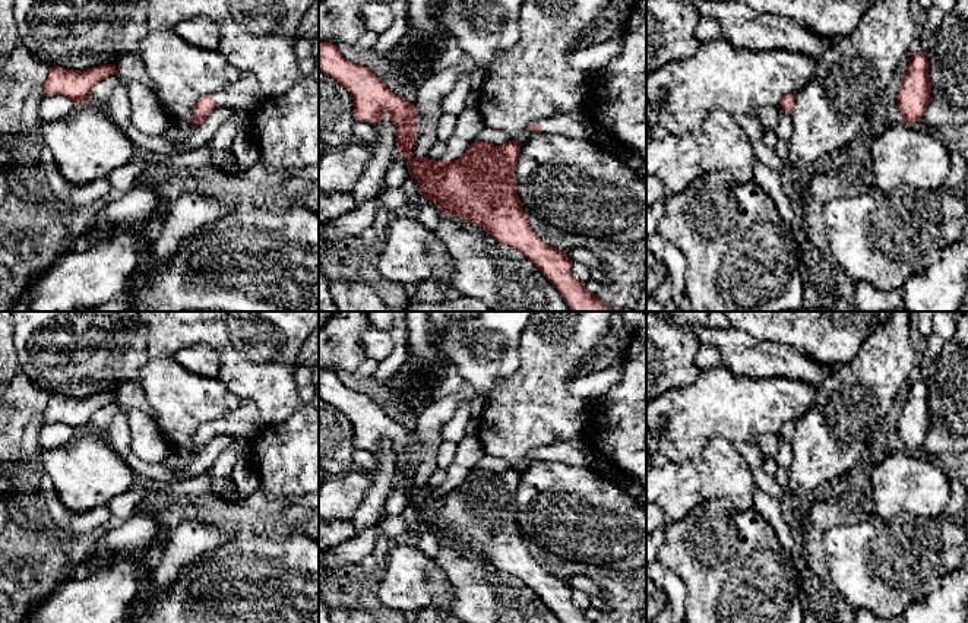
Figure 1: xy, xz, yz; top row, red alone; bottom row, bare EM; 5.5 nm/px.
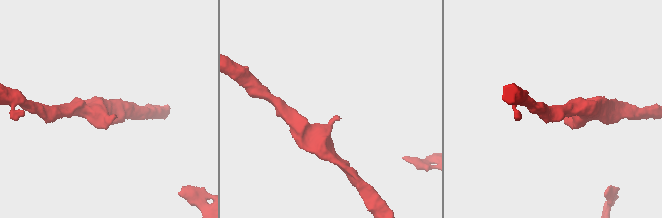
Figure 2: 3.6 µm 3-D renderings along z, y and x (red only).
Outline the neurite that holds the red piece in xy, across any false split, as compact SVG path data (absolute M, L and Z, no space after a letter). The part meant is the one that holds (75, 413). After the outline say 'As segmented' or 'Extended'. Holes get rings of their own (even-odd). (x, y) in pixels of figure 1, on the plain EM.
M101 392L82 399L54 393L41 415L45 424L63 423L77 433L83 433L89 430L91 418L110 402L116 402L116 392Z. As segmented

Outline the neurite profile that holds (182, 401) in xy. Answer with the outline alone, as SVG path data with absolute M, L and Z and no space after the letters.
M174 357L149 358L133 383L142 386L152 417L168 445L189 452L200 426L243 404L218 377L194 374Z

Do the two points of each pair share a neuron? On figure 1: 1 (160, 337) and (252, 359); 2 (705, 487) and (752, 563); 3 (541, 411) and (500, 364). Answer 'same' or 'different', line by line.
1: same
2: different
3: different

